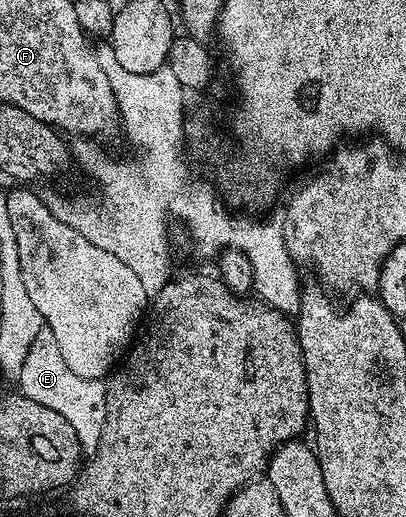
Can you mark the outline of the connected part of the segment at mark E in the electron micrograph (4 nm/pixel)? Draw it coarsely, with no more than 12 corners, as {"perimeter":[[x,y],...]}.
{"perimeter":[[43,326],[17,378],[23,396],[100,441],[106,382],[74,374]]}

